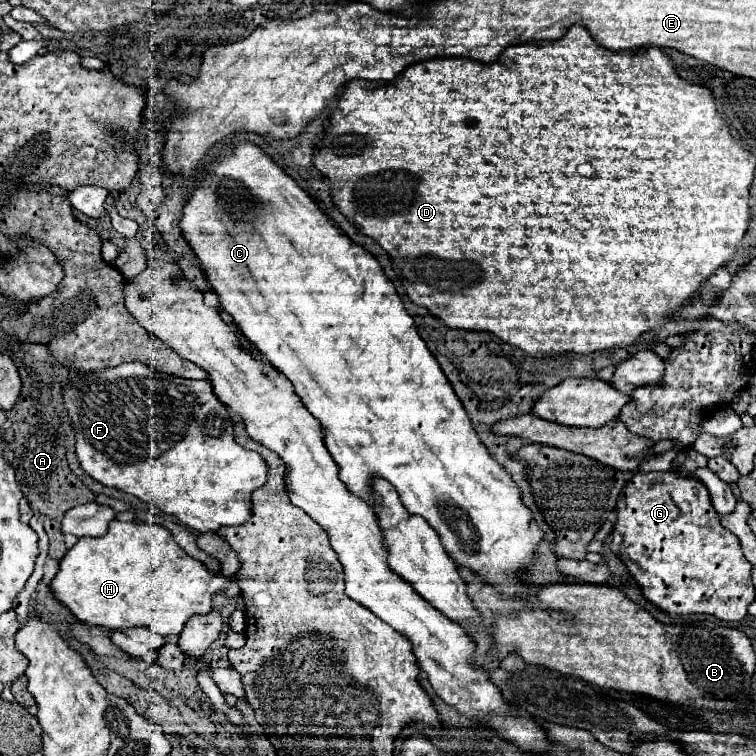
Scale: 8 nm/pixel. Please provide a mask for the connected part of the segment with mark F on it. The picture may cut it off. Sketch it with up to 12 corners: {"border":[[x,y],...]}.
{"border":[[76,375],[92,479],[200,533],[250,519],[268,465],[212,383]]}

